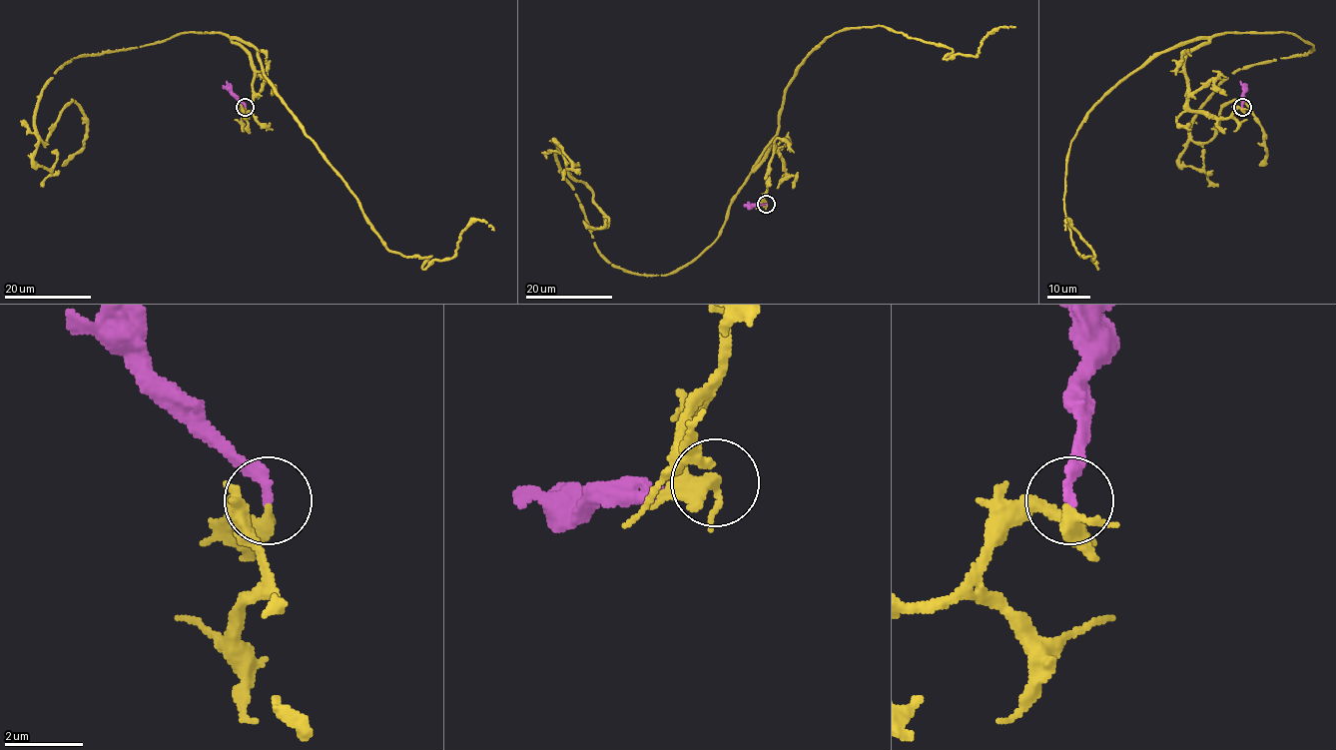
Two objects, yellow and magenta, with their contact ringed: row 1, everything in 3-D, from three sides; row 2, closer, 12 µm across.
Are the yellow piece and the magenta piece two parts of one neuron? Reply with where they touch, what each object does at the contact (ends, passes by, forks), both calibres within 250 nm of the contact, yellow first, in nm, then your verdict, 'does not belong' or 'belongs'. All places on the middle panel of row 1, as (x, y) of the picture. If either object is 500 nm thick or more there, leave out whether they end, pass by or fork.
place (766, 204); yellow ends; magenta ends; calibres 440 and 260 nm; belongs

